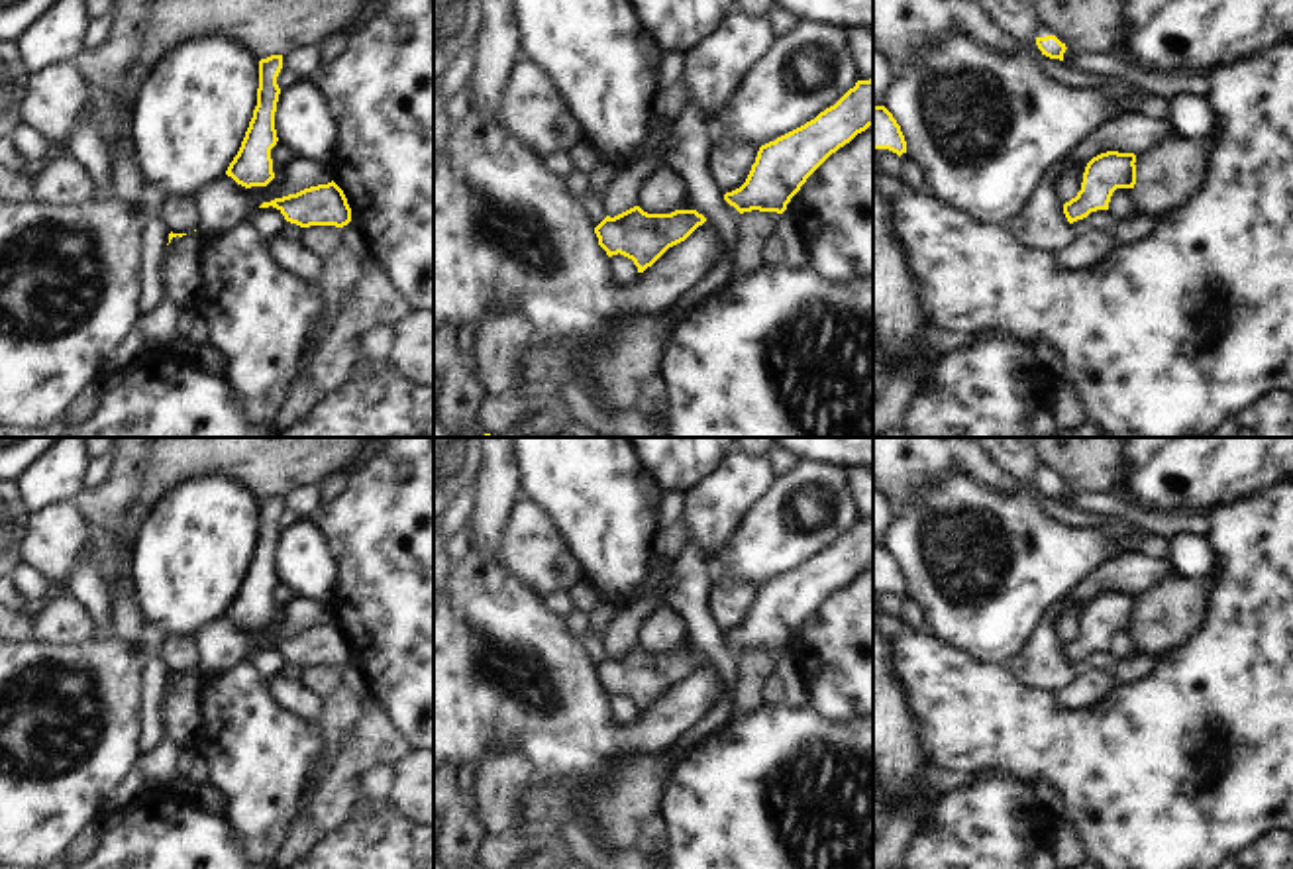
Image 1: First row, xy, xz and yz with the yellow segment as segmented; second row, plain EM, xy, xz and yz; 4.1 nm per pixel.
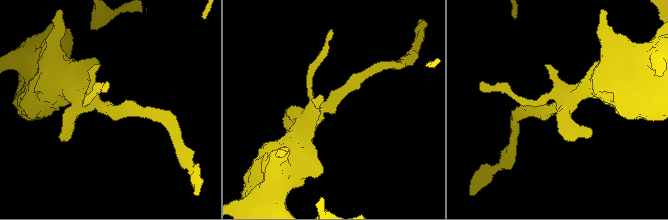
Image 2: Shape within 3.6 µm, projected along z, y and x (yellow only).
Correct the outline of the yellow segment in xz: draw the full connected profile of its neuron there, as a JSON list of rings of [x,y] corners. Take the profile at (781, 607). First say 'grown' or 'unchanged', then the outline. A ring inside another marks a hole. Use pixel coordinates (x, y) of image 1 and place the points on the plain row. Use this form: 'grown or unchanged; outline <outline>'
unchanged; outline [[[873,518],[857,520],[834,545],[759,587],[746,622],[724,634],[740,653],[783,653],[806,618],[840,587],[873,565]]]

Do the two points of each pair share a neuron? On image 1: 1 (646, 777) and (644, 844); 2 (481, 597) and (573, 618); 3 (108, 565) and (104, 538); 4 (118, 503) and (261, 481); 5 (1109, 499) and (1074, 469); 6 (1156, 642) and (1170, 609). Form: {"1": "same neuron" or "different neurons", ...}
{"1": "different neurons", "2": "different neurons", "3": "same neuron", "4": "same neuron", "5": "different neurons", "6": "same neuron"}

